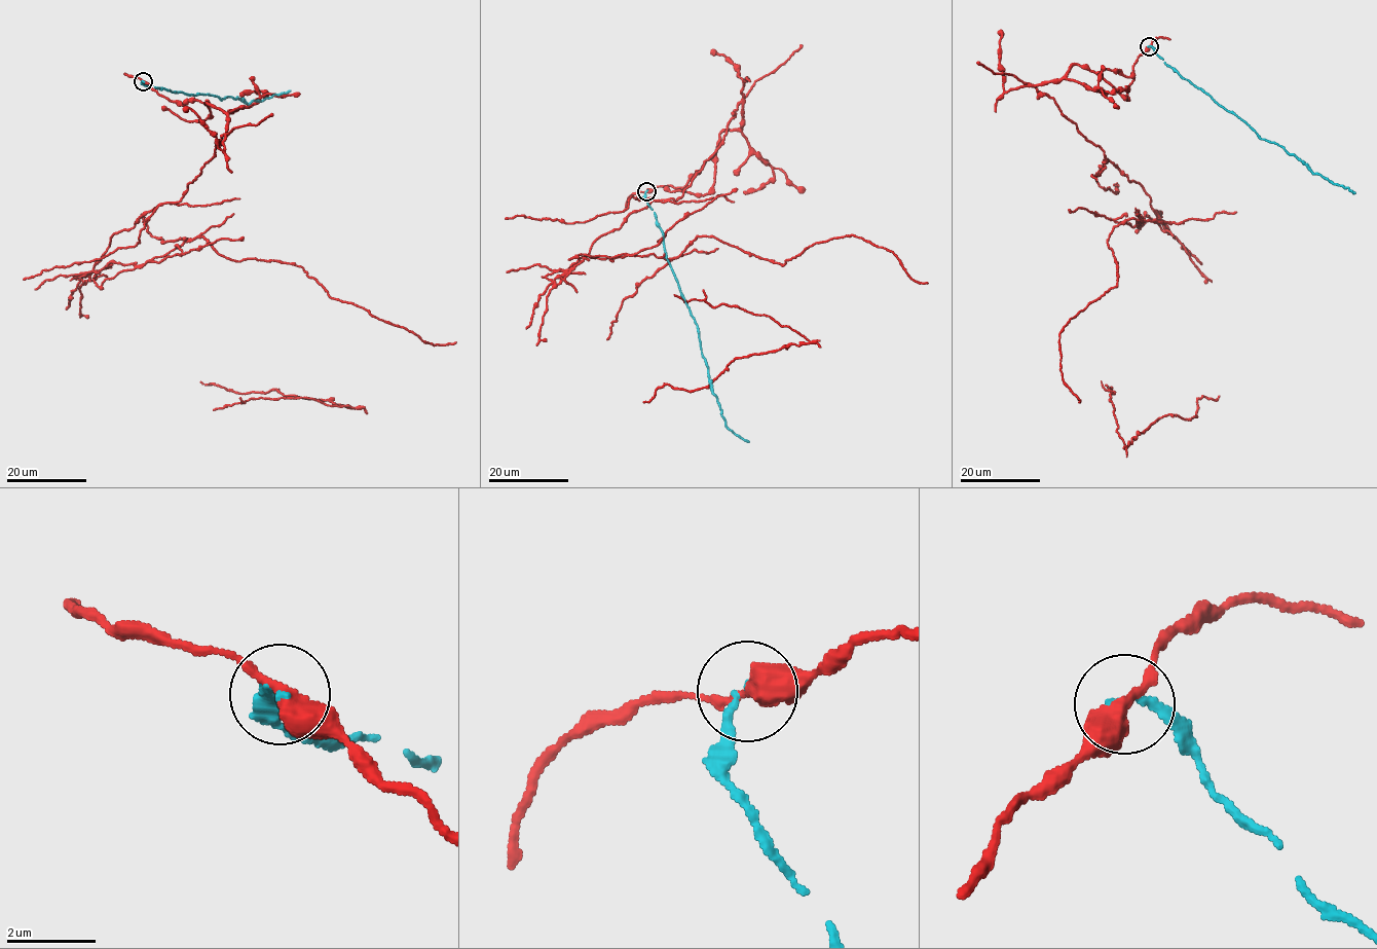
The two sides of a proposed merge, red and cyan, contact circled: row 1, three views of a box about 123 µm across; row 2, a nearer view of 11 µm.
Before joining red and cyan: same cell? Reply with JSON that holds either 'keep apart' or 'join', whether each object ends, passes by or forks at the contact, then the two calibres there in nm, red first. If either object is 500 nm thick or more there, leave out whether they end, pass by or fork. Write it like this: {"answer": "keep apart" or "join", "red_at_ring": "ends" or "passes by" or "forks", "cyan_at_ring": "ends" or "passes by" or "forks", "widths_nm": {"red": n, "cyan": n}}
{"answer": "keep apart", "red_at_ring": "passes by", "cyan_at_ring": "ends", "widths_nm": {"red": 420, "cyan": 120}}

